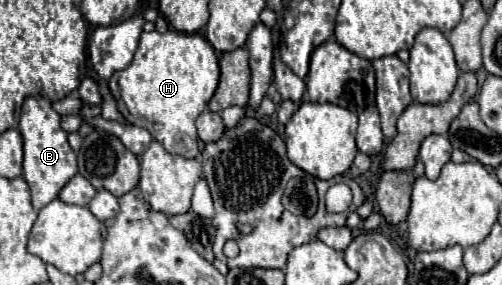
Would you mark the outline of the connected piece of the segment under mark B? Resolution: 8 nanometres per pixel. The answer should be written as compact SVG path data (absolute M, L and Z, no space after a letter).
M28 96L20 110L20 134L24 138L24 180L30 186L32 206L38 212L48 202L56 200L64 184L78 172L76 152L68 144L68 134L62 130L60 114L52 108L46 96Z

